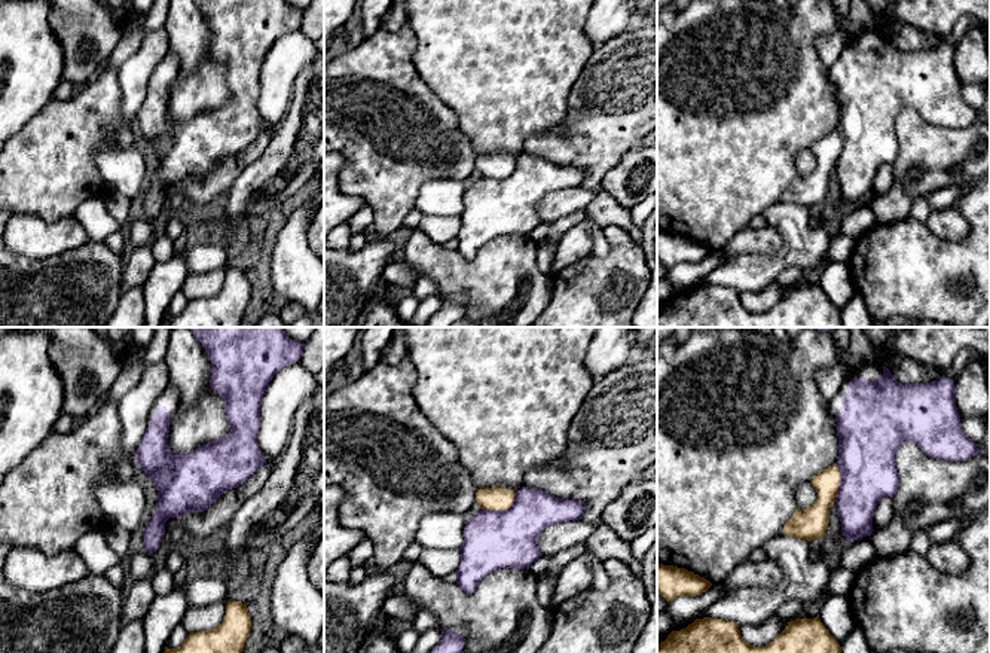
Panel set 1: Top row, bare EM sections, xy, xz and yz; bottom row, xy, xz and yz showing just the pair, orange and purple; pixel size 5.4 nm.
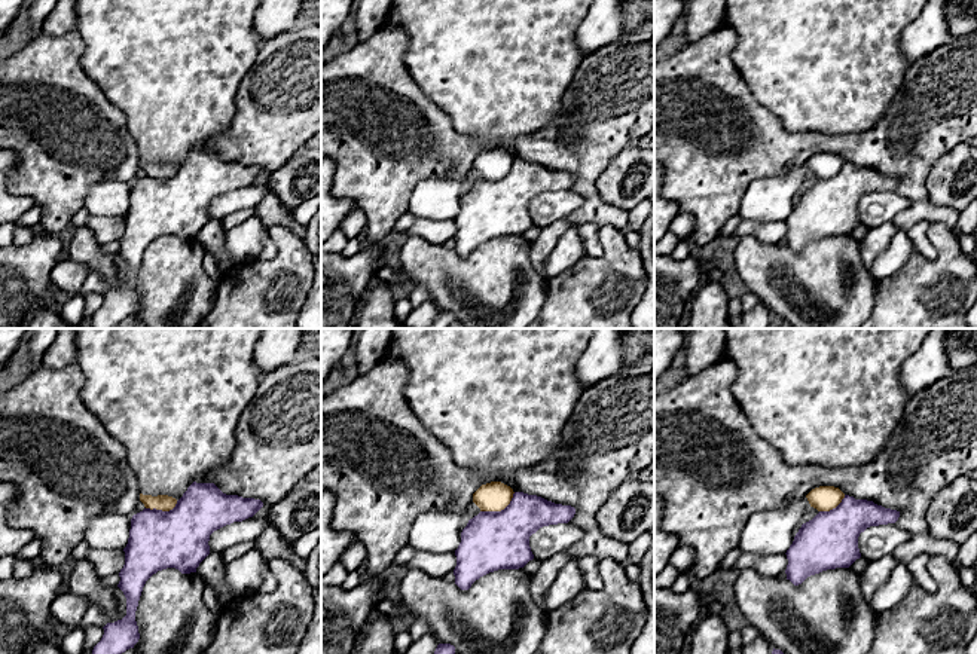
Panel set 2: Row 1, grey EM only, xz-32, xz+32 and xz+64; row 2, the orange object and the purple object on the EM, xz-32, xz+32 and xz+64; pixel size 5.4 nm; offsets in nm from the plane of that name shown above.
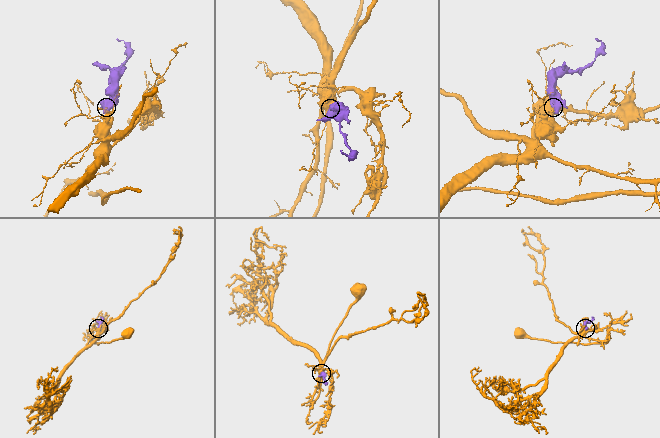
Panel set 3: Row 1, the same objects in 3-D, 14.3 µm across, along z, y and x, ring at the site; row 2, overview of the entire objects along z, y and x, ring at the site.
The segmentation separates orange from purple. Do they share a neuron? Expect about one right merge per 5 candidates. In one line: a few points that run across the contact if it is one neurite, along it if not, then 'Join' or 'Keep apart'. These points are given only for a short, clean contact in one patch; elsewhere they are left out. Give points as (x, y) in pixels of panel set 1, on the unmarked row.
Line: xz (516, 159), (509, 174), (483, 177). Keep apart

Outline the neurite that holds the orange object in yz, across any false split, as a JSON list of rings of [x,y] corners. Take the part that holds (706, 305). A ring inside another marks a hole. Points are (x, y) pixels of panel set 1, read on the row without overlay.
[[[703,284],[681,297],[672,297],[657,312],[657,327],[843,327],[843,324],[840,311],[819,284],[788,289],[786,295],[763,314],[748,311],[737,290]]]

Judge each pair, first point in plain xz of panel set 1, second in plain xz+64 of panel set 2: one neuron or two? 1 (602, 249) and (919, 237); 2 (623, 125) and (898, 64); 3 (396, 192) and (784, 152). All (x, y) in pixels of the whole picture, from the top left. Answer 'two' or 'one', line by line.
1: one
2: two
3: one

